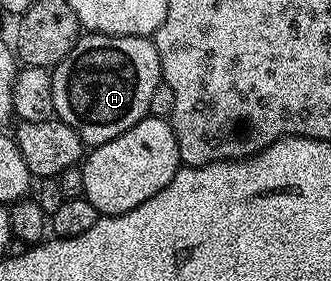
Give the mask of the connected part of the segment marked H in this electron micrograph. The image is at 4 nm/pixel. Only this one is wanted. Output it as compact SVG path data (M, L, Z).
M85 32L76 45L51 70L54 114L74 127L85 146L95 147L118 139L134 123L149 116L154 87L162 83L155 40L147 37L111 37Z

